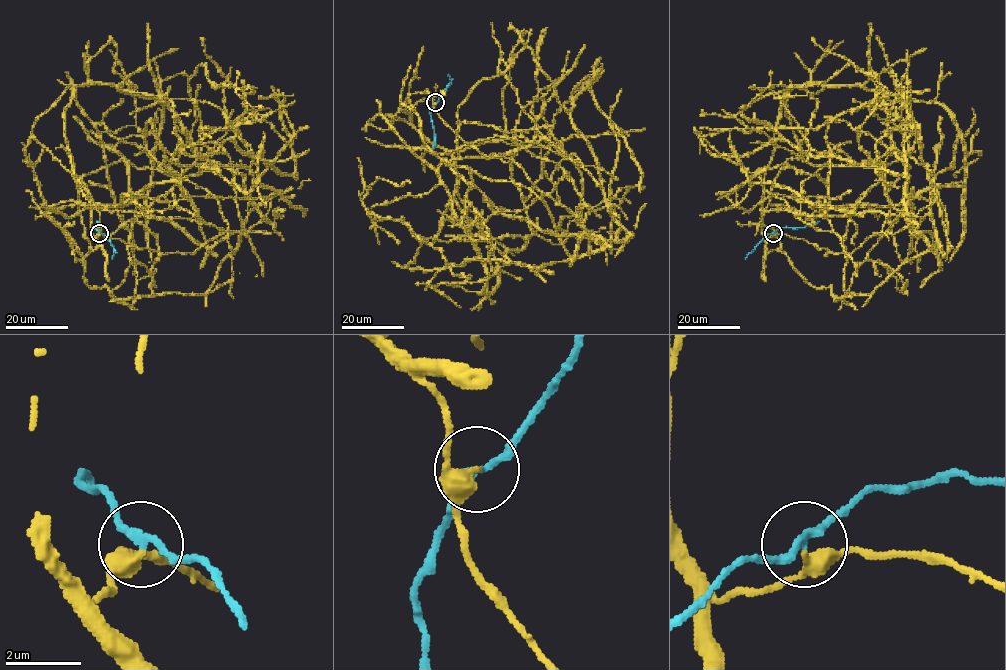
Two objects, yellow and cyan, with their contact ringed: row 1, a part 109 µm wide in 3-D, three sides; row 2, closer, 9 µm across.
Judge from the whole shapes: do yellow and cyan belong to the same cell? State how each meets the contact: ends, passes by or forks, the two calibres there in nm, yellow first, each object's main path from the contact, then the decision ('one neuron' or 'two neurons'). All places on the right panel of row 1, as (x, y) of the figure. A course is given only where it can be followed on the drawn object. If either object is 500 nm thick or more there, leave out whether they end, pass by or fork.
yellow passes by; cyan passes by; calibres 320 and 200 nm; course yellow (773, 233), (797, 85), (941, 104), (964, 181), (842, 299), (930, 248), (766, 133), (888, 93), (811, 37); course cyan (773, 233), (779, 228), (805, 227), (819, 221); two neurons

